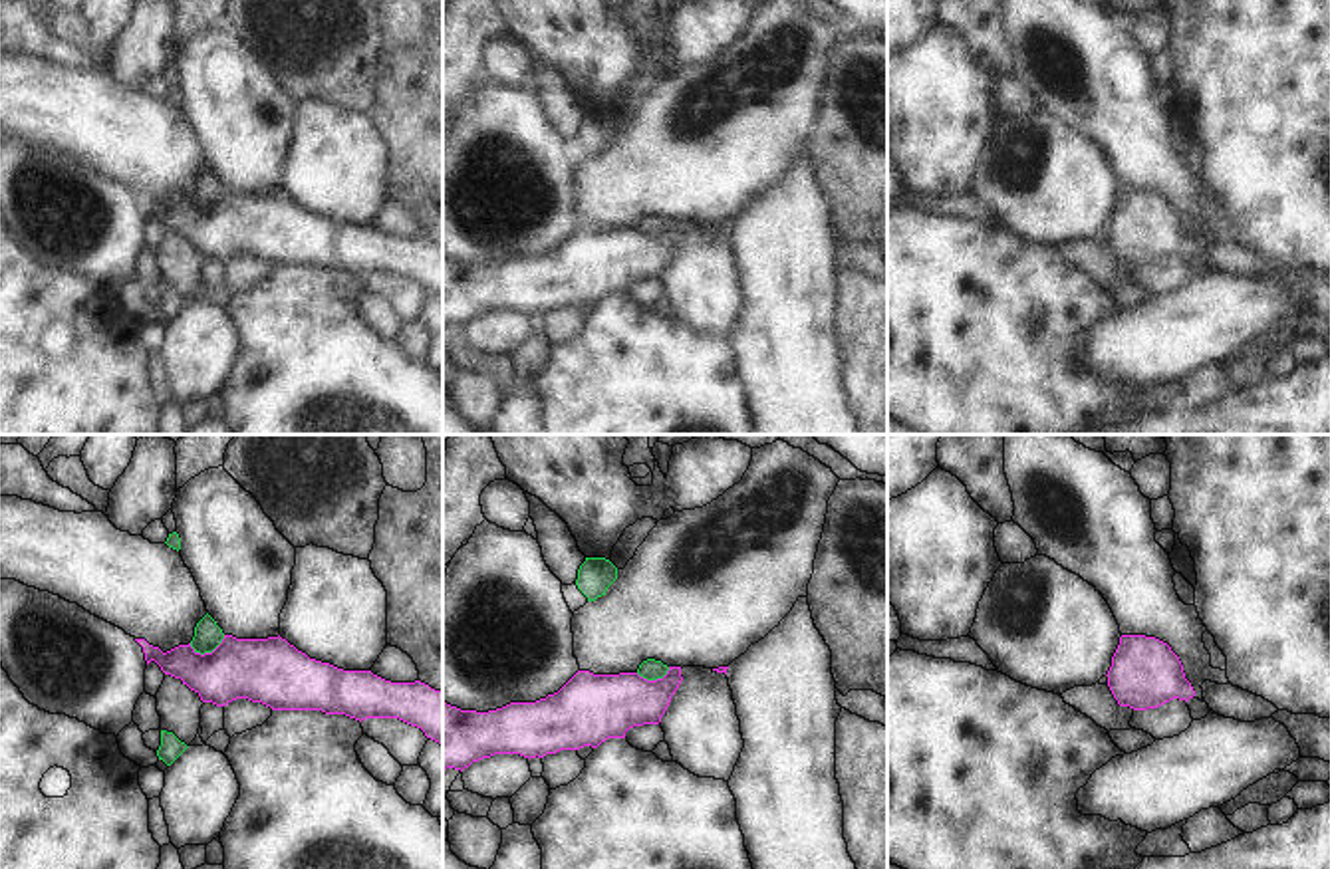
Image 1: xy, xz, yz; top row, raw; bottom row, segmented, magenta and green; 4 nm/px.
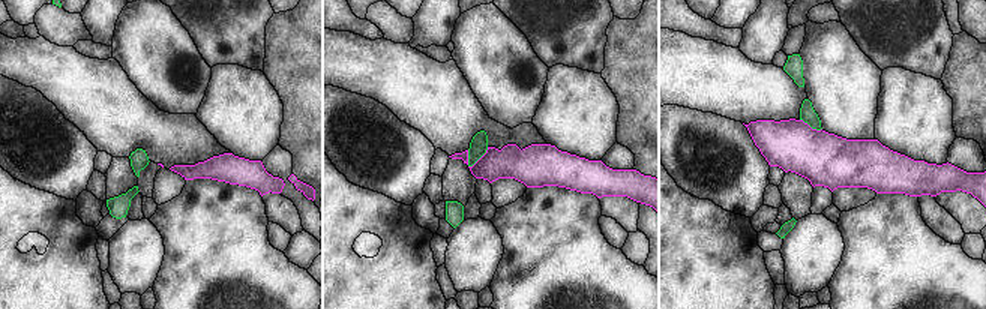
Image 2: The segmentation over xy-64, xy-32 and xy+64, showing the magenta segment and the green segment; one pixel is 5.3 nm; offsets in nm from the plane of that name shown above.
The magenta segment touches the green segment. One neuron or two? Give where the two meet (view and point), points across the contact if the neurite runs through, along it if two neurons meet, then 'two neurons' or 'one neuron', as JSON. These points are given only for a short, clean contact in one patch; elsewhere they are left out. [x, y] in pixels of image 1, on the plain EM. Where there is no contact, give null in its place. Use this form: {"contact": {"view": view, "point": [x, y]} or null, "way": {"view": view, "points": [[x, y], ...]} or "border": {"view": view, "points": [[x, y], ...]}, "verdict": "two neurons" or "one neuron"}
{"contact": {"view": "xy", "point": [207, 209]}, "border": {"view": "xy", "points": [[225, 191], [211, 207], [197, 209], [189, 201]]}, "verdict": "two neurons"}

